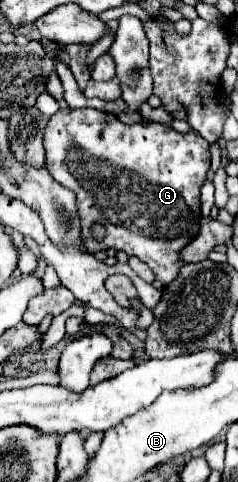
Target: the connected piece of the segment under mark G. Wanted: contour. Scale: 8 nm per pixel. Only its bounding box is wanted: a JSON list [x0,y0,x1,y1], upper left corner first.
[45,109,211,285]

